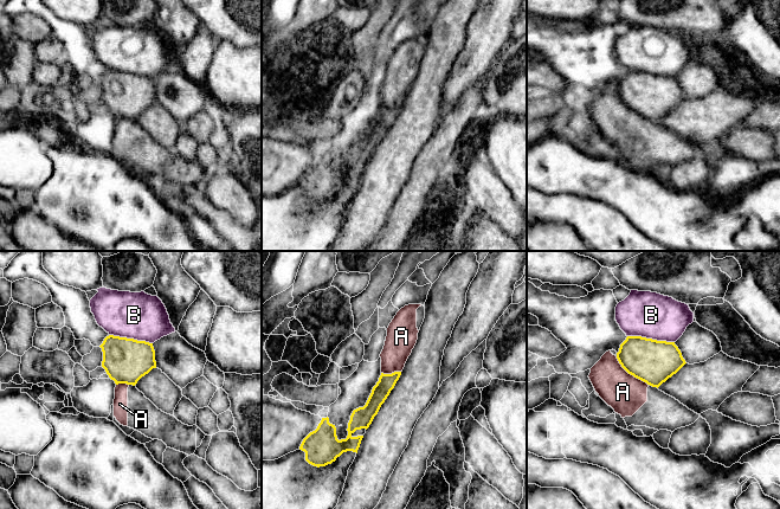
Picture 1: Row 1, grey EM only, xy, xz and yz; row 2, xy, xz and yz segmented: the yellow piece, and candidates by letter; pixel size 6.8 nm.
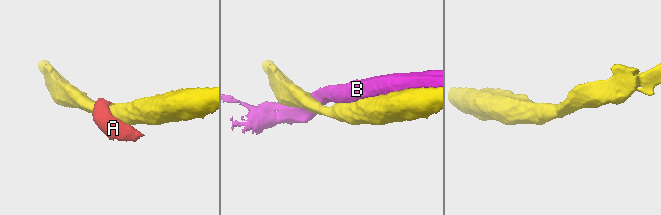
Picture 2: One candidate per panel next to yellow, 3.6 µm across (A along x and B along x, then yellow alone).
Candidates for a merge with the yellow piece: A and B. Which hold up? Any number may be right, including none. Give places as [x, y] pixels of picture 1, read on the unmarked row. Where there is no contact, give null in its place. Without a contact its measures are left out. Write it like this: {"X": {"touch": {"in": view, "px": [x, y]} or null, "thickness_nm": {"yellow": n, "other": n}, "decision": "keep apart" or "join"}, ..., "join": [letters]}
{"A": {"touch": {"in": "yz", "px": [630, 108]}, "thickness_nm": {"yellow": 300, "other": 260}, "decision": "keep apart"}, "B": {"touch": {"in": "yz", "px": [651, 73]}, "thickness_nm": {"yellow": 300, "other": 320}, "decision": "keep apart"}, "join": []}

